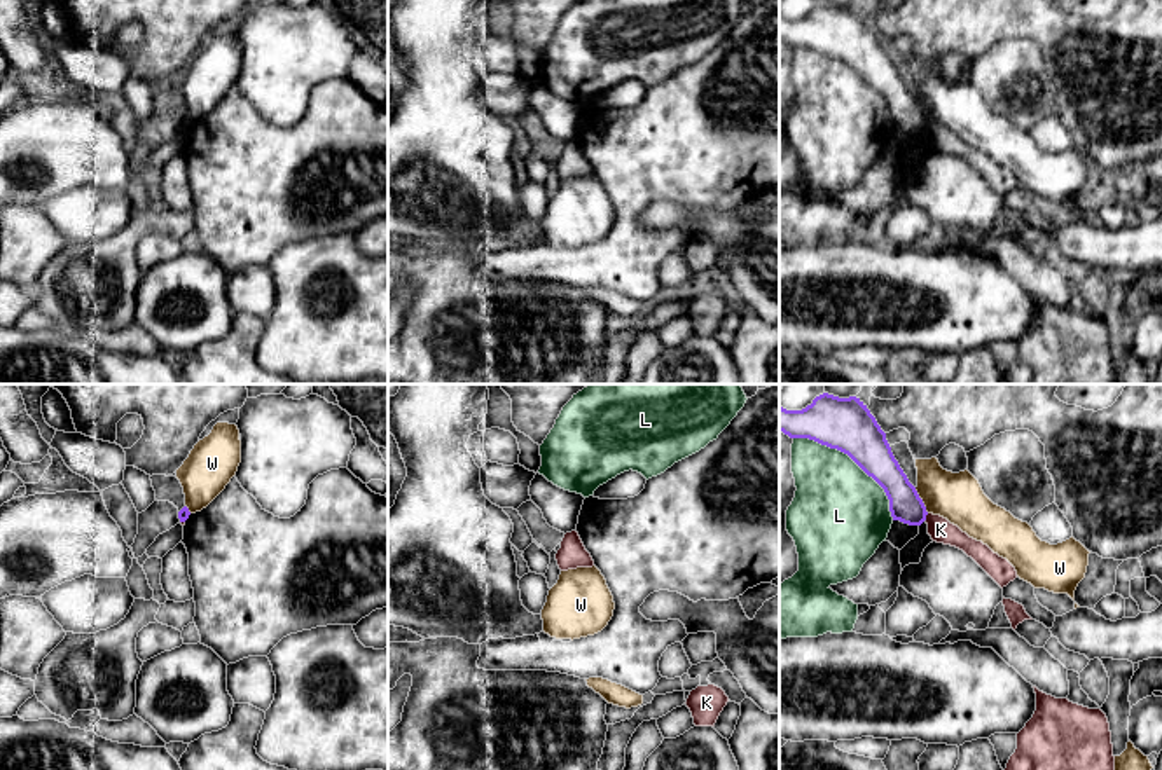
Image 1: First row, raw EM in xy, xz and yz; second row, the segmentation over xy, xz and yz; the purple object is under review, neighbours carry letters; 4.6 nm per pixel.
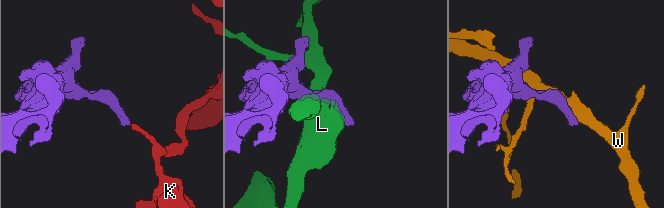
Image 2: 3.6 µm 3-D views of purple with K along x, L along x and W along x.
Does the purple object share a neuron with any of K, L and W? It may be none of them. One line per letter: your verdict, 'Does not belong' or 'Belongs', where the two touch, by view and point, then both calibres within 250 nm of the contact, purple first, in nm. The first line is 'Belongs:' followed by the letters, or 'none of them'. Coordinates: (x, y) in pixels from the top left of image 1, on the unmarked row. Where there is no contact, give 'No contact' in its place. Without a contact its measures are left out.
Belongs: none of them
K: Does not belong. Touches purple at yz (925, 126). Thickness 150 nm (purple) against 110 nm
L: Does not belong. Touches purple at yz (853, 68). Thickness 240 nm (purple) against 440 nm
W: Does not belong. Touches purple at yz (921, 109). Thickness 150 nm (purple) against 220 nm

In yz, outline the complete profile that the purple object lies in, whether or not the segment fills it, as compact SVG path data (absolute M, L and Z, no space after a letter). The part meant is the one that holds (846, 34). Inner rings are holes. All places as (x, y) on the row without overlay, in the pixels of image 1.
M823 2L802 19L786 19L779 12L779 40L847 63L884 98L893 129L909 134L926 129L923 108L895 68L886 42L860 7Z

